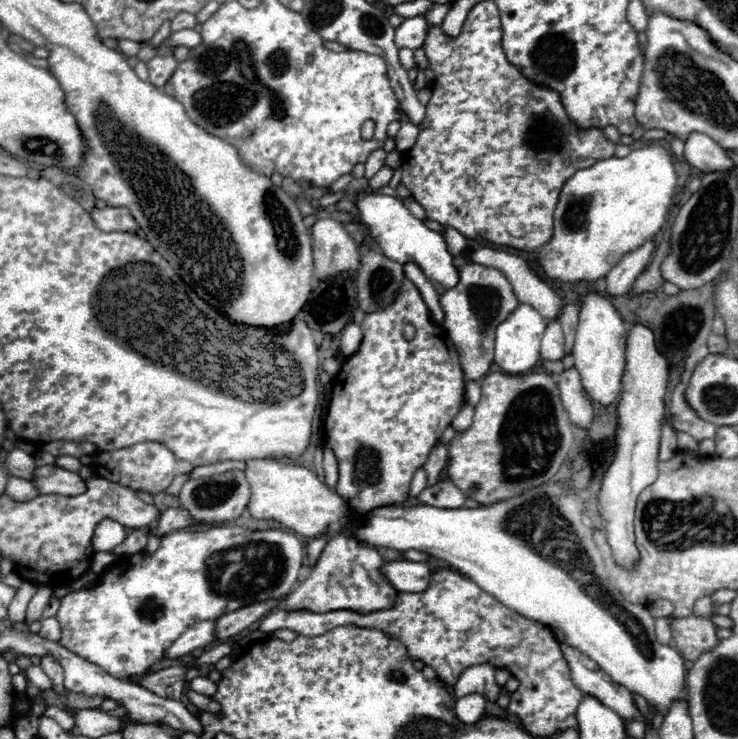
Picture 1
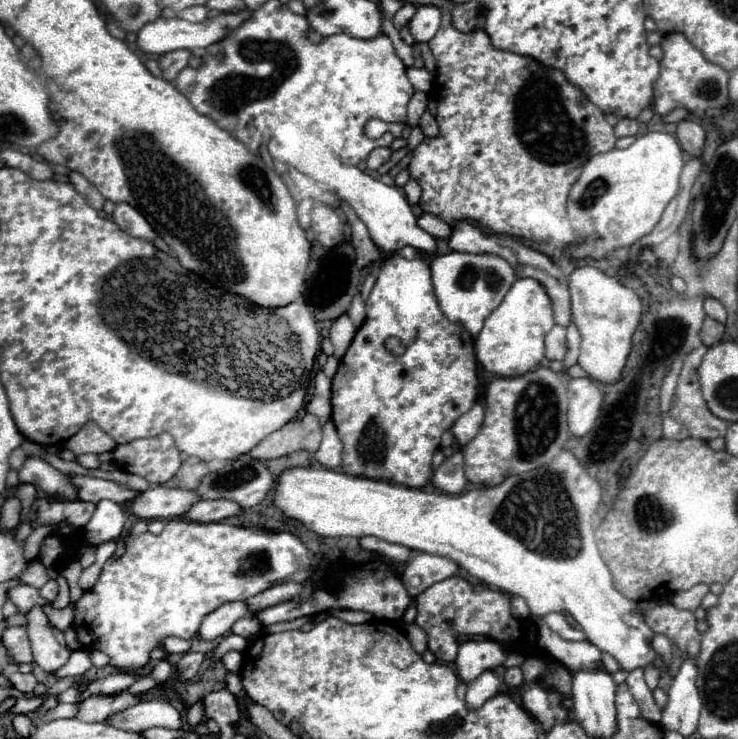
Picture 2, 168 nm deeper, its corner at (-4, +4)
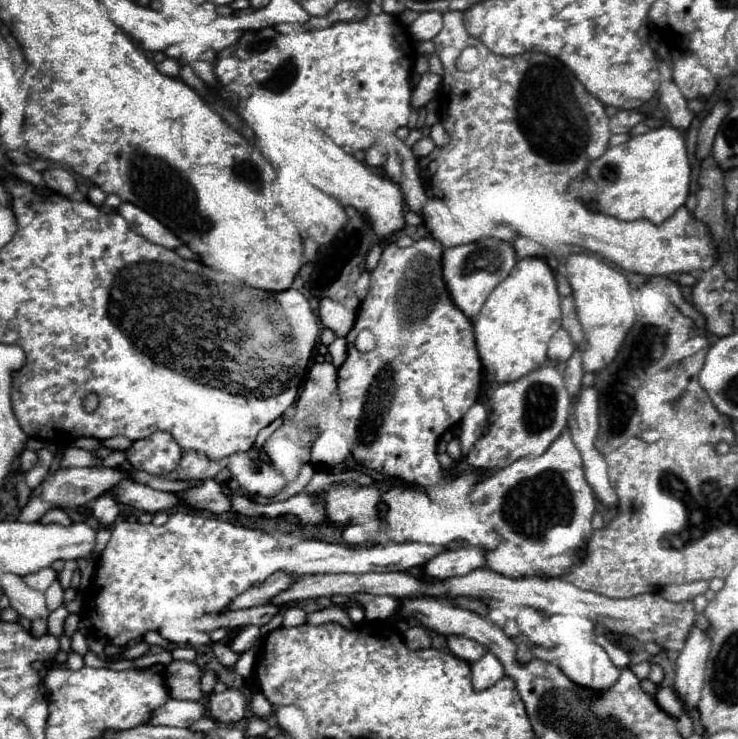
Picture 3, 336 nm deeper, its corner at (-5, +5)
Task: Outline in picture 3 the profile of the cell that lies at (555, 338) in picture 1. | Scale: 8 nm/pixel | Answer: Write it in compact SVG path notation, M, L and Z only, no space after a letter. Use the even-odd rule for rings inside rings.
M559 328L559 330L553 334L551 342L549 342L549 352L547 352L547 356L549 356L551 360L565 362L565 360L571 358L573 350L575 350L575 344L573 344L571 336L569 336L563 328Z

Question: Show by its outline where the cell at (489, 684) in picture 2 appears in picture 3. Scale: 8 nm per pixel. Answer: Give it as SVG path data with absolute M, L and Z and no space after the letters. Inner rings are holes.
M485 652L483 658L479 658L477 662L471 664L471 670L473 670L473 688L475 690L485 690L505 676L503 664L499 662L499 658L493 652Z

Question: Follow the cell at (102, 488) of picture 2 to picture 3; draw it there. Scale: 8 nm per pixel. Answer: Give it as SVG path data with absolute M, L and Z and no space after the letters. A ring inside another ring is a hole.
M125 480L121 482L121 486L115 486L111 490L111 494L115 498L119 498L119 502L135 508L135 510L143 510L143 512L161 512L161 510L169 510L181 504L181 498L175 492L159 492L153 490L151 486L139 484L135 480Z

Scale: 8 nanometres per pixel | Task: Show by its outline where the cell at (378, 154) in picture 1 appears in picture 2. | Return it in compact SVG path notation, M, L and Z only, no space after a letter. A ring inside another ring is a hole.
M378 147L378 149L374 149L374 151L368 155L368 159L366 159L368 171L376 171L382 163L386 163L386 161L390 159L390 155L392 155L392 149L390 149L390 147Z

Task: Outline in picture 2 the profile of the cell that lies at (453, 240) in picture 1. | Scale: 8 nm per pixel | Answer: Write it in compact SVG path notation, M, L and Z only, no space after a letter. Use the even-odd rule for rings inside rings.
M424 213L420 219L418 219L418 225L428 231L430 235L434 235L436 239L448 239L452 235L452 227L448 223L444 223L442 219L438 219L436 215L428 215Z

